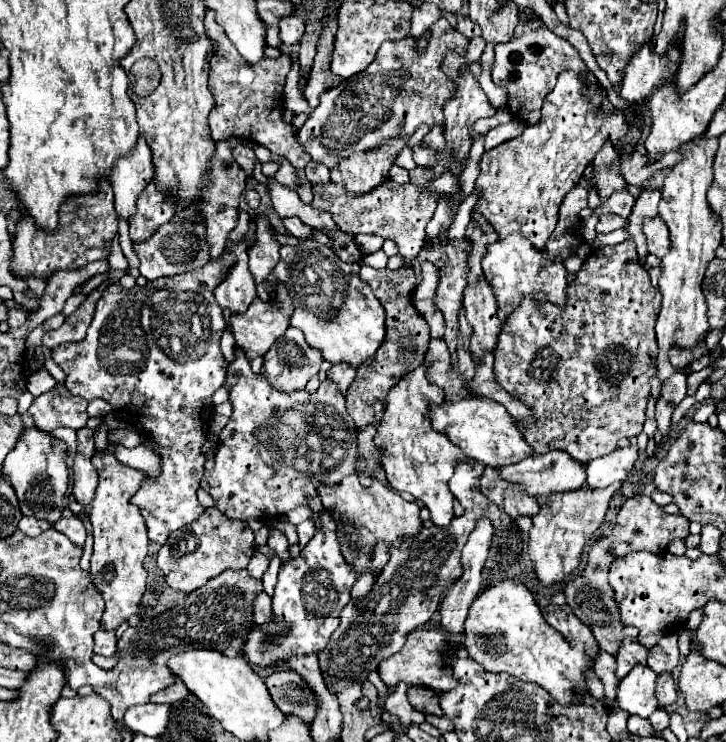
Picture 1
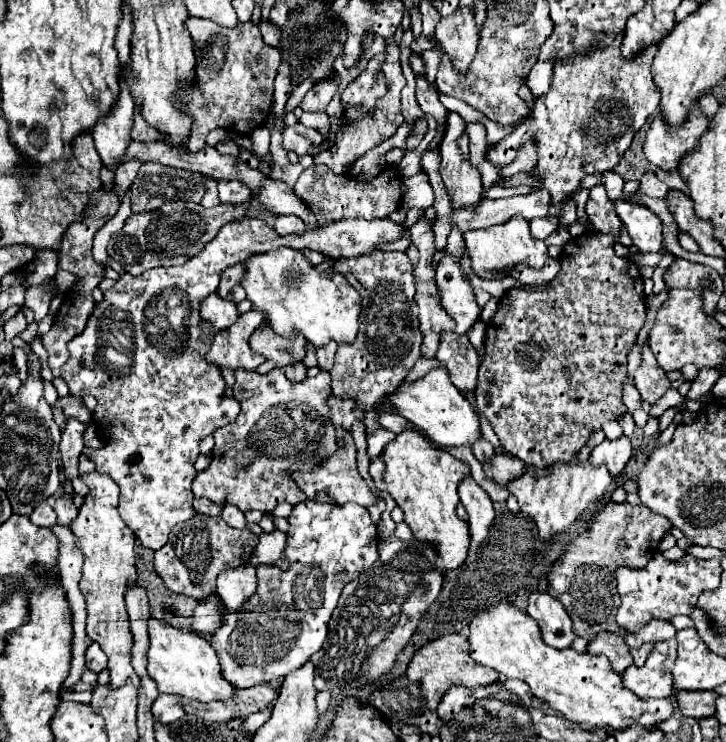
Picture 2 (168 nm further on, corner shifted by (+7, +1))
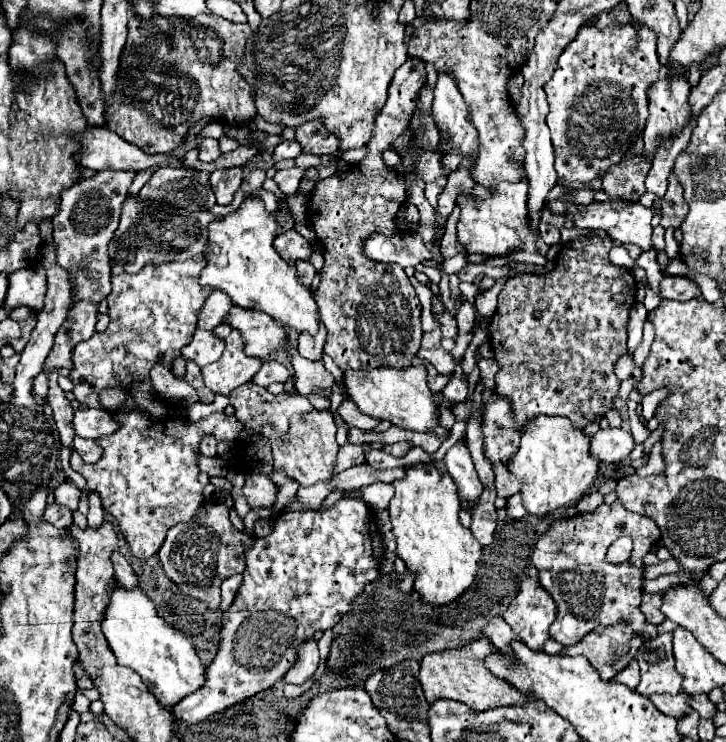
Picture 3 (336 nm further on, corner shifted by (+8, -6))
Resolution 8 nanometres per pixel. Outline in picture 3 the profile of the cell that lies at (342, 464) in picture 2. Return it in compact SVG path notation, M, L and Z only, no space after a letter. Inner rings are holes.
M314 410L306 416L292 416L290 418L290 440L282 440L272 426L268 424L262 428L262 436L270 440L272 452L274 452L274 468L284 470L288 476L300 482L300 486L312 486L316 482L328 482L334 478L334 466L336 466L336 454L340 450L340 444L336 442L336 424L328 410Z

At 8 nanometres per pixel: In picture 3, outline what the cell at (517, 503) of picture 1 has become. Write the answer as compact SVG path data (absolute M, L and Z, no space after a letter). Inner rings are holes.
M498 398L488 400L482 420L482 432L484 432L486 460L490 464L510 462L510 456L514 456L514 452L518 450L520 432L514 422L512 408L506 400Z

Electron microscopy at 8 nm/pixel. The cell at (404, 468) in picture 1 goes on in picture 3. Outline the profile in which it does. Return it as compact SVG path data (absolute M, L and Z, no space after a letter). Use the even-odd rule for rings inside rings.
M418 462L418 464L406 466L404 472L406 474L402 480L392 482L396 492L394 492L394 498L388 506L390 520L392 520L392 532L398 542L396 552L406 562L408 570L416 574L414 588L416 588L416 592L420 592L422 600L430 602L430 604L448 604L448 602L456 600L474 582L482 546L472 536L472 532L468 528L464 528L458 520L458 512L462 506L458 500L456 484L448 472L446 474L438 472L434 462L424 462L424 464Z

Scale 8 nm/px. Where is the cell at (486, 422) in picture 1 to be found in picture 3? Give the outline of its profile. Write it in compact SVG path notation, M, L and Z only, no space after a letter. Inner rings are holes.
M410 366L404 370L394 368L376 368L370 372L344 372L344 382L352 402L368 416L378 420L390 420L394 426L414 432L430 432L444 440L448 436L448 428L440 424L438 404L434 402L434 394L428 388L428 370L424 366Z

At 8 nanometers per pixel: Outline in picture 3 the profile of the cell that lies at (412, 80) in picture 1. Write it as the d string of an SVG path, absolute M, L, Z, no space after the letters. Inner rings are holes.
M292 138L292 140L286 140L280 146L276 146L272 158L274 158L274 162L280 162L284 158L296 158L298 154L302 154L302 146L298 144L296 138Z

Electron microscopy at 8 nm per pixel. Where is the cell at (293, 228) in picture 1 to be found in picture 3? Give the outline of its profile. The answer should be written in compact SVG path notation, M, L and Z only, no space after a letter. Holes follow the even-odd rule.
M294 228L288 230L288 232L284 232L284 234L280 234L280 236L276 236L274 248L286 260L290 260L292 264L296 260L300 260L300 258L308 258L310 256L310 244L308 244L308 240L304 236L300 236Z

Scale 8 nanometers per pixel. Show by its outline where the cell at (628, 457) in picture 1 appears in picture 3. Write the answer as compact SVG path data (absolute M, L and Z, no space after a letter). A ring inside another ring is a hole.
M624 428L598 430L592 438L592 456L602 464L618 464L630 456L634 448L634 438Z

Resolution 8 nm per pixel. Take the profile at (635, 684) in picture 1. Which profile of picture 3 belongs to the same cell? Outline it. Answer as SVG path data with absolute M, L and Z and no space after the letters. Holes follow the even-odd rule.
M660 634L650 642L644 642L638 650L638 664L642 680L636 692L642 696L652 694L678 694L682 678L674 670L672 634Z

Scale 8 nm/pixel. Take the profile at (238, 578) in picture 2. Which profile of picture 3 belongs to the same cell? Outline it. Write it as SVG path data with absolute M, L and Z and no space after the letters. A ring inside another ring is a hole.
M242 574L230 576L222 582L222 604L220 604L222 612L226 612L226 608L230 608L230 604L234 602L234 596L238 594L240 586L242 586Z

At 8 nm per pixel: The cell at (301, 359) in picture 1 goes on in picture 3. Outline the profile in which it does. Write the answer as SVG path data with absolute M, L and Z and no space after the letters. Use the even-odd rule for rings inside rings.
M234 306L226 316L226 322L242 332L246 342L244 352L248 356L270 360L272 352L284 350L288 344L286 328L272 316L266 316L266 312Z

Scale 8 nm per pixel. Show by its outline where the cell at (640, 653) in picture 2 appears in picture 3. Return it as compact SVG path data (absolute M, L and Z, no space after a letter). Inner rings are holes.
M634 658L622 672L618 672L618 676L612 678L614 682L620 682L620 684L626 684L630 690L634 690L638 686L638 680L640 680L640 668L638 668L638 660Z

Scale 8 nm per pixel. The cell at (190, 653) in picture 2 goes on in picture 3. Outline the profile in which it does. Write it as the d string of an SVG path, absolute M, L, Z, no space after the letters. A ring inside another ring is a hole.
M116 588L102 620L102 632L118 660L118 664L136 670L156 700L170 708L184 696L200 690L206 684L206 668L200 662L196 648L178 630L168 626L154 608L154 602L146 598L140 588L122 590Z

